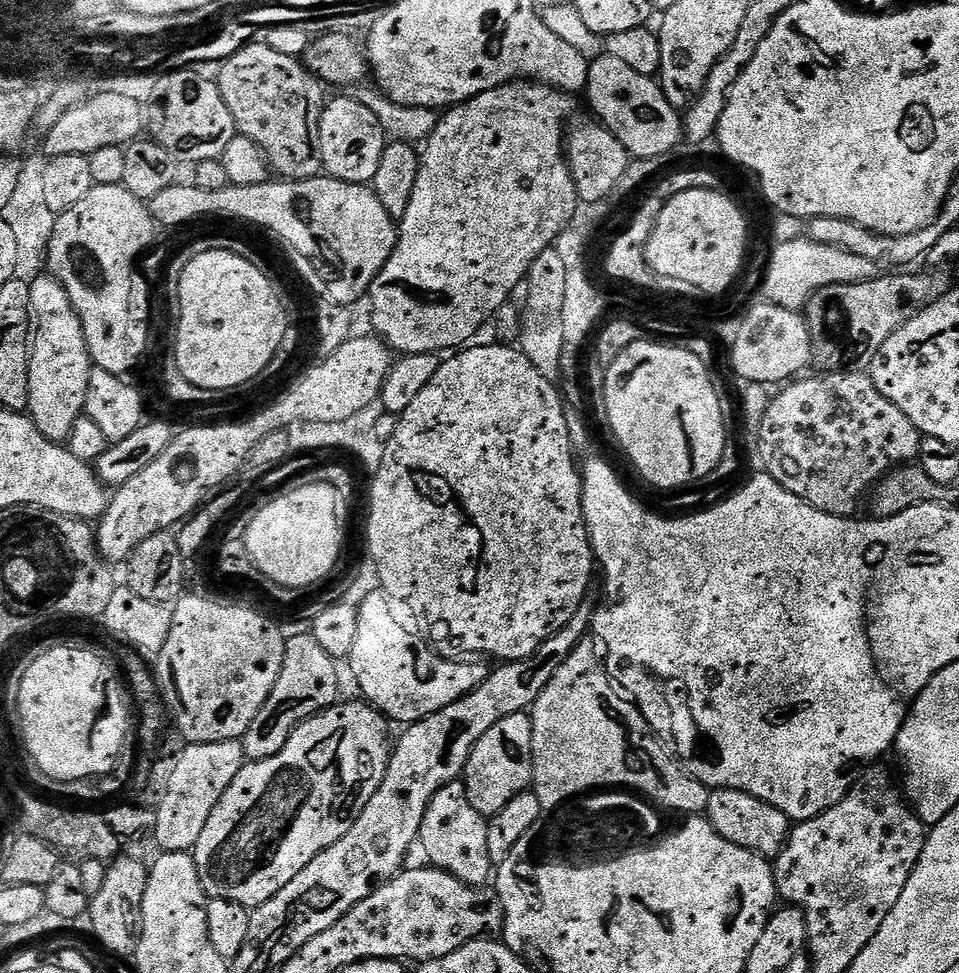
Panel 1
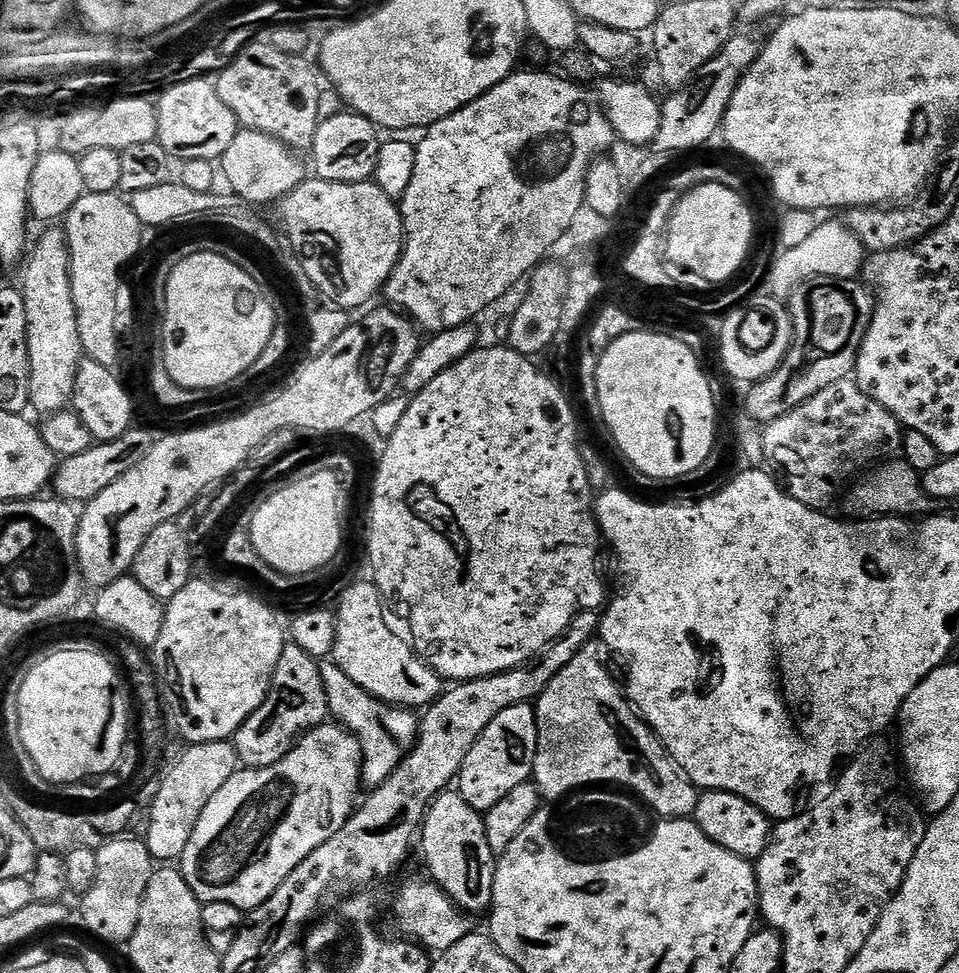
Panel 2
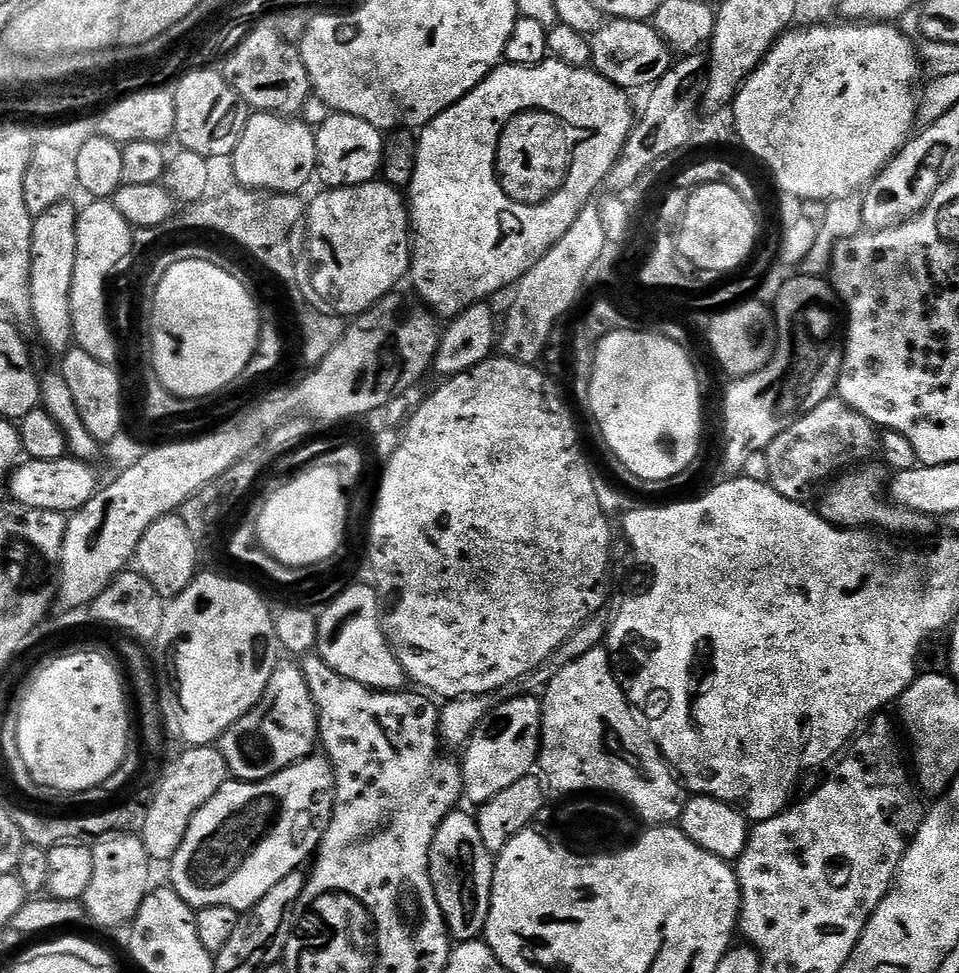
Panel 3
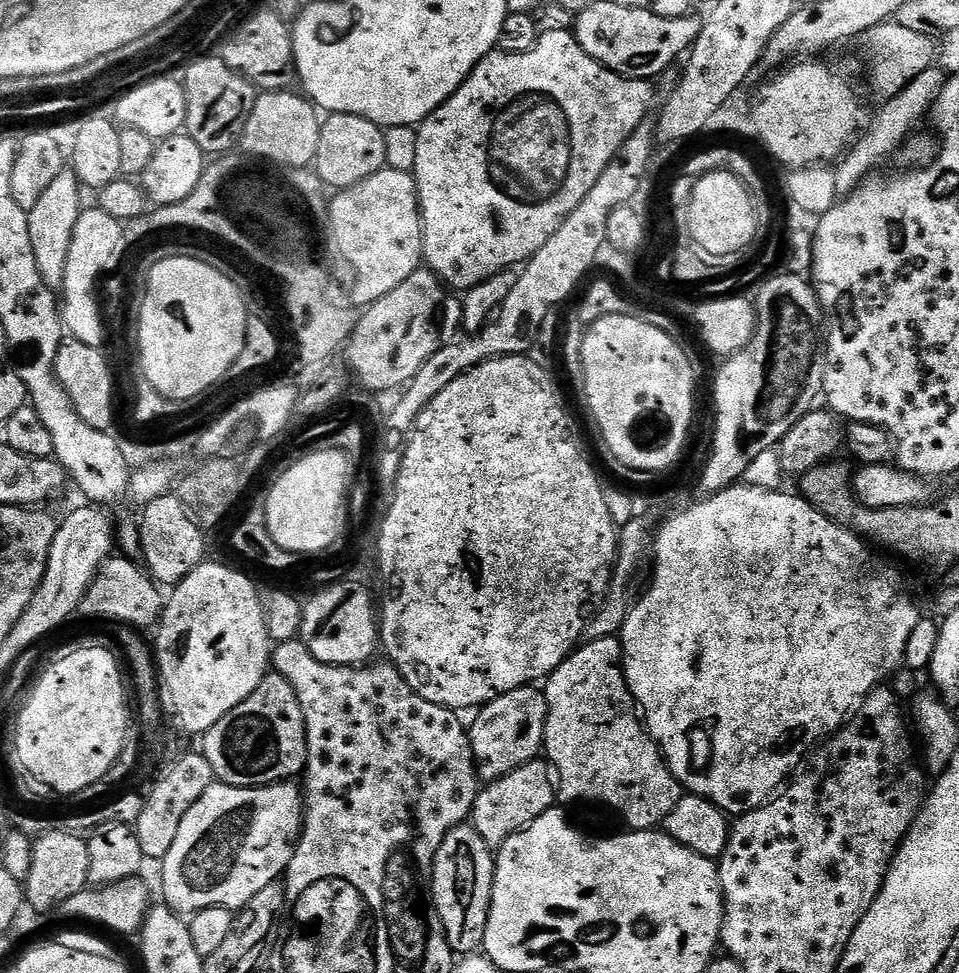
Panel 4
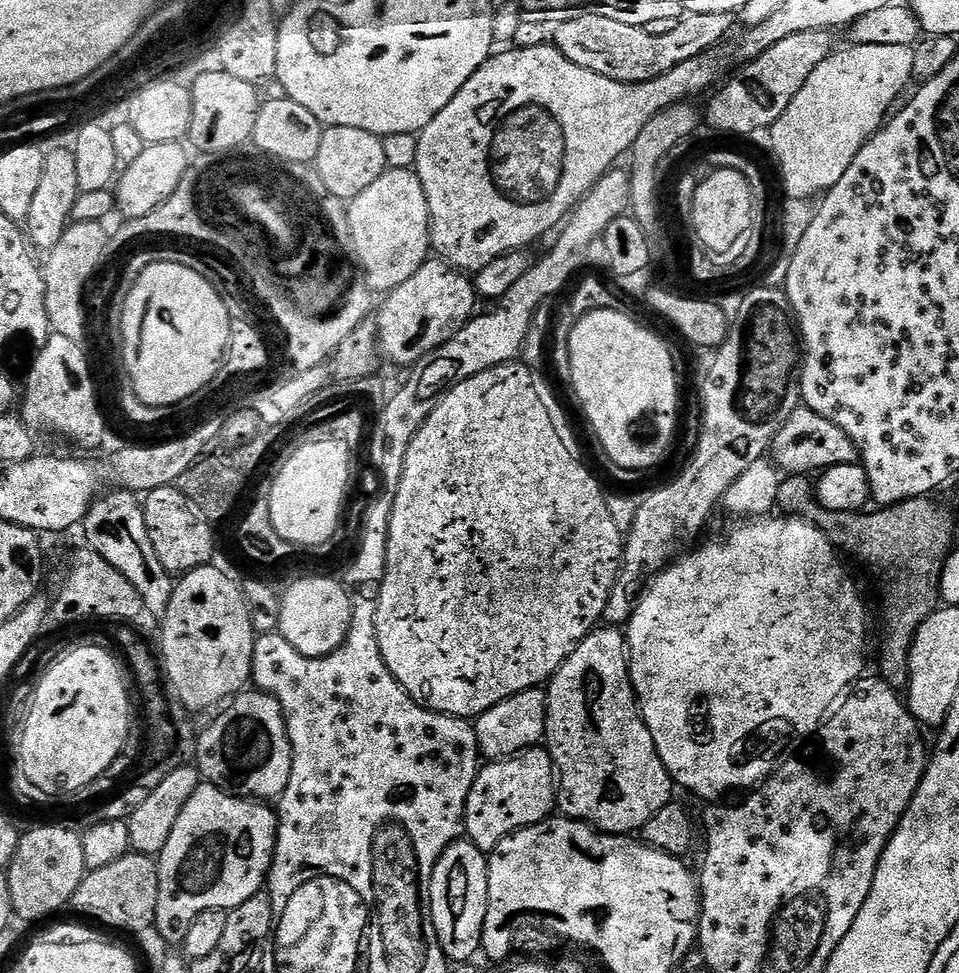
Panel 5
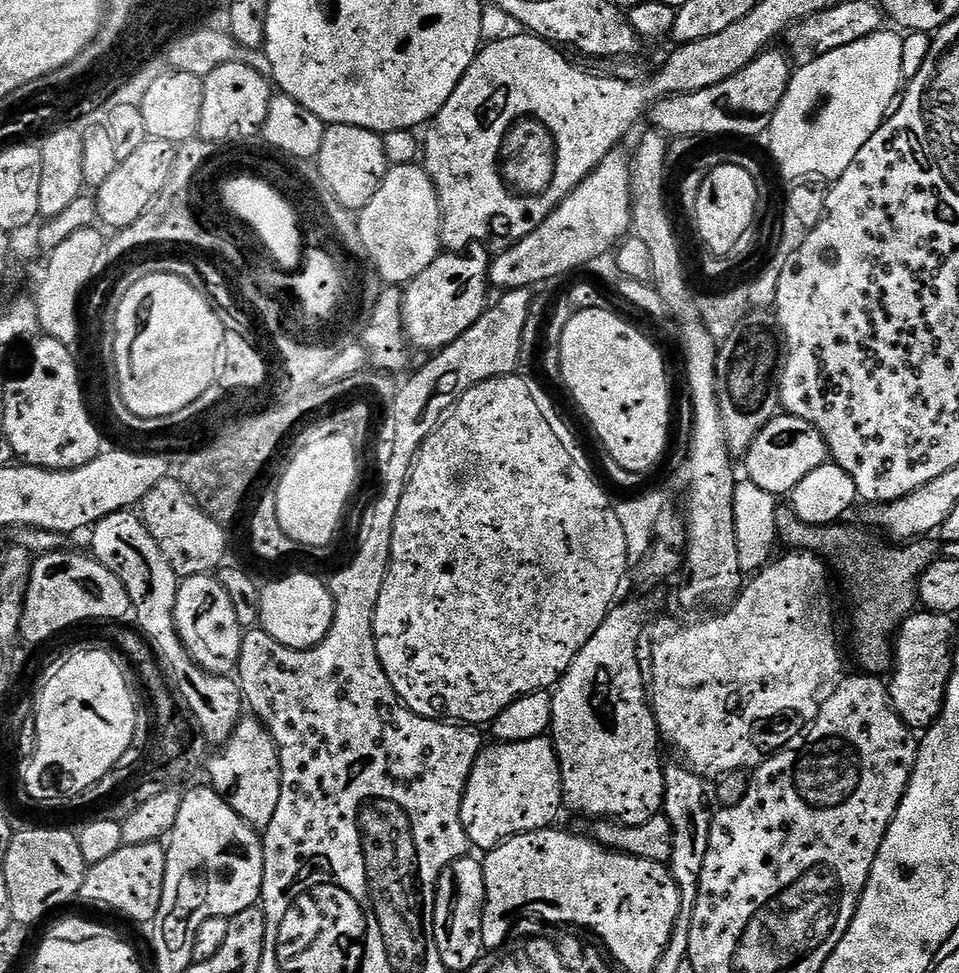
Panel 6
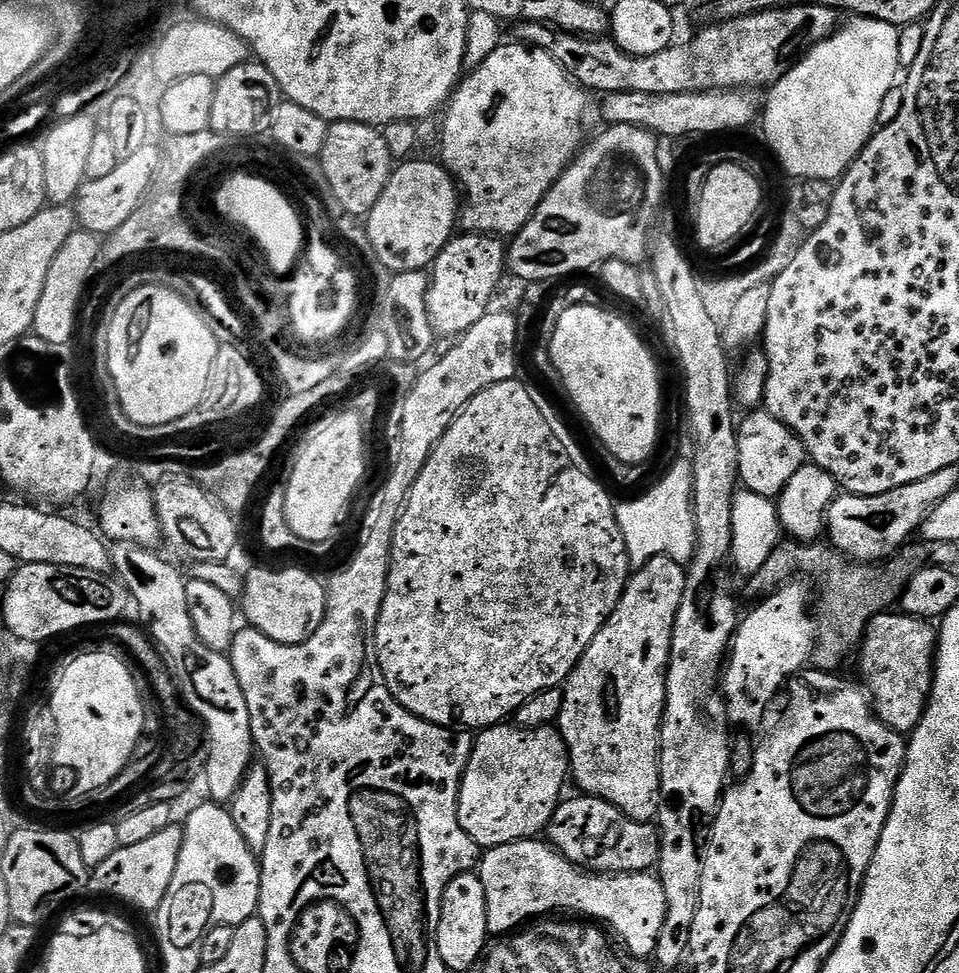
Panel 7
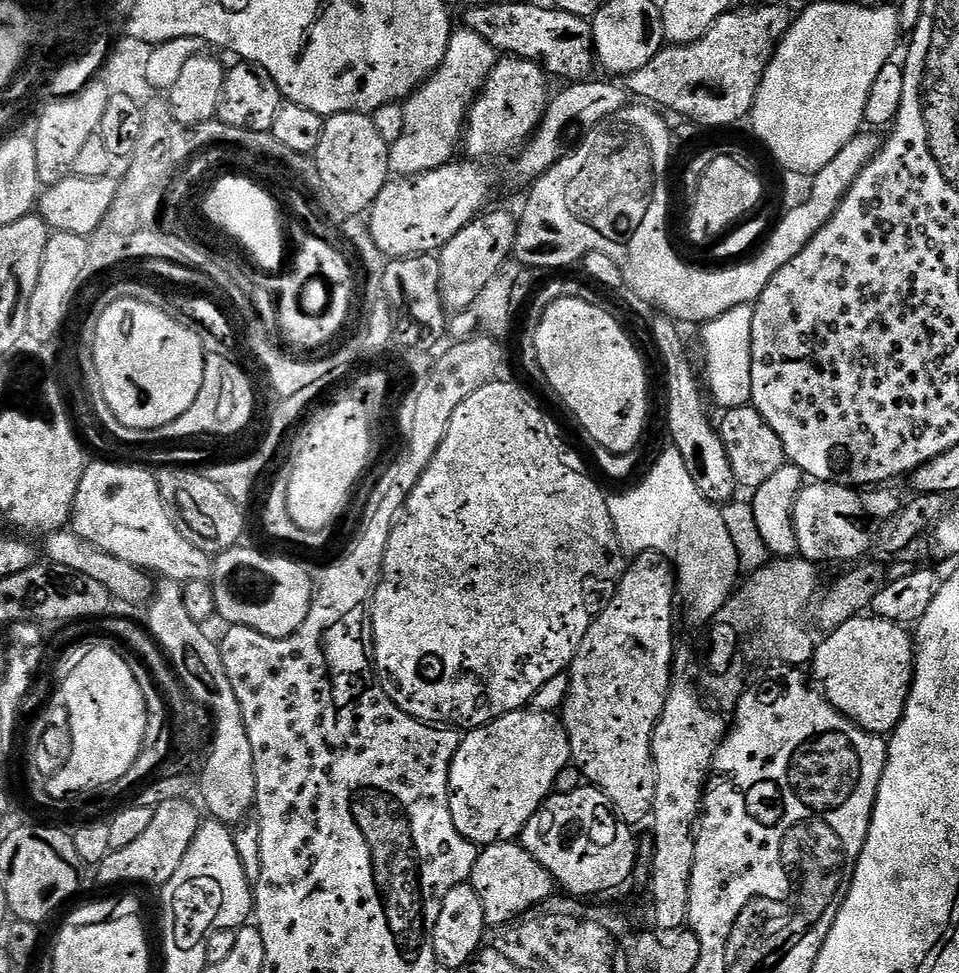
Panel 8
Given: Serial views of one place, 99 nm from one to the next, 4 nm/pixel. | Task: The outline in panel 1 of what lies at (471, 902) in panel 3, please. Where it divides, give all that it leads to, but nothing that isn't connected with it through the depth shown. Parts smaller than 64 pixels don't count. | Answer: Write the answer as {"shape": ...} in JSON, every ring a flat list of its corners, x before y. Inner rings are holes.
{"shape":[[463,783,447,784,442,786,442,790,438,790,438,794,434,794,422,818,418,844,419,847,424,847,424,852,428,855,427,863,431,867,449,872,454,878,466,882,471,888,487,885,493,879,494,865,488,849,488,820,478,810,474,810,474,806,470,806,470,798]]}

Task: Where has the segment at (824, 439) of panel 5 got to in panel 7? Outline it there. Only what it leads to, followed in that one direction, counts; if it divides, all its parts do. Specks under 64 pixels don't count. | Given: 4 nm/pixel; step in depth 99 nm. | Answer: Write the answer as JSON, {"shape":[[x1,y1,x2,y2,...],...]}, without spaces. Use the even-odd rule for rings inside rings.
{"shape":[[752,410,747,413,745,420,739,421,736,430,736,441,738,442,738,477,739,483,745,489,754,494,762,494,769,498,779,497,780,491,786,486,786,482,790,482,790,478,794,478,794,474,798,474,800,468,805,467,806,453,804,451,804,443,796,437,793,432,787,428,782,422,778,422,778,418,774,418,770,413,763,410]]}

